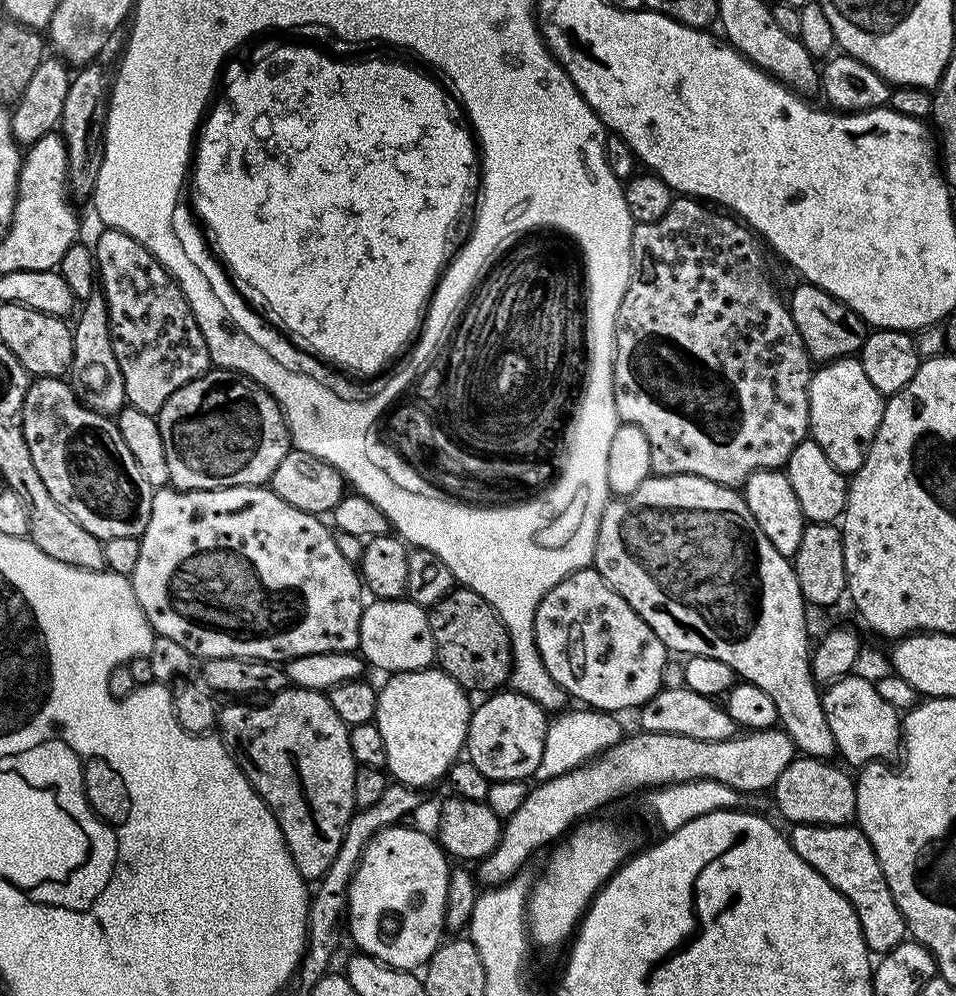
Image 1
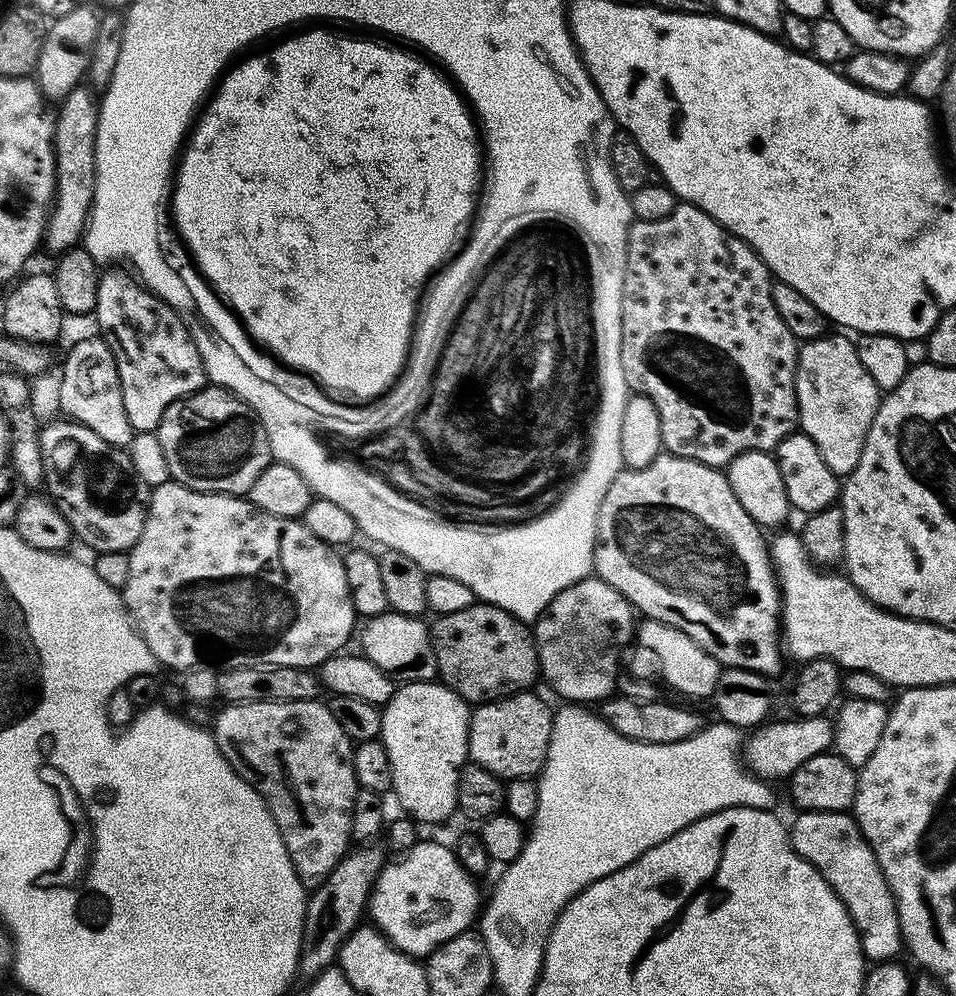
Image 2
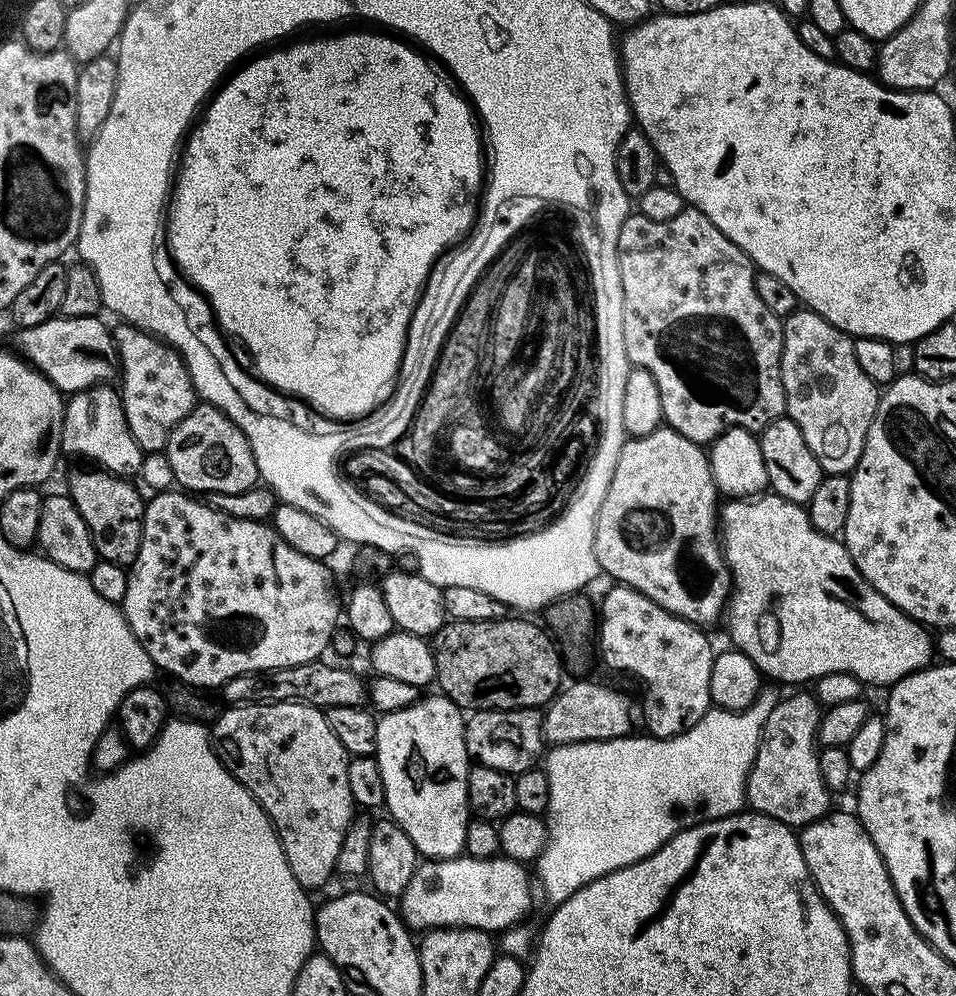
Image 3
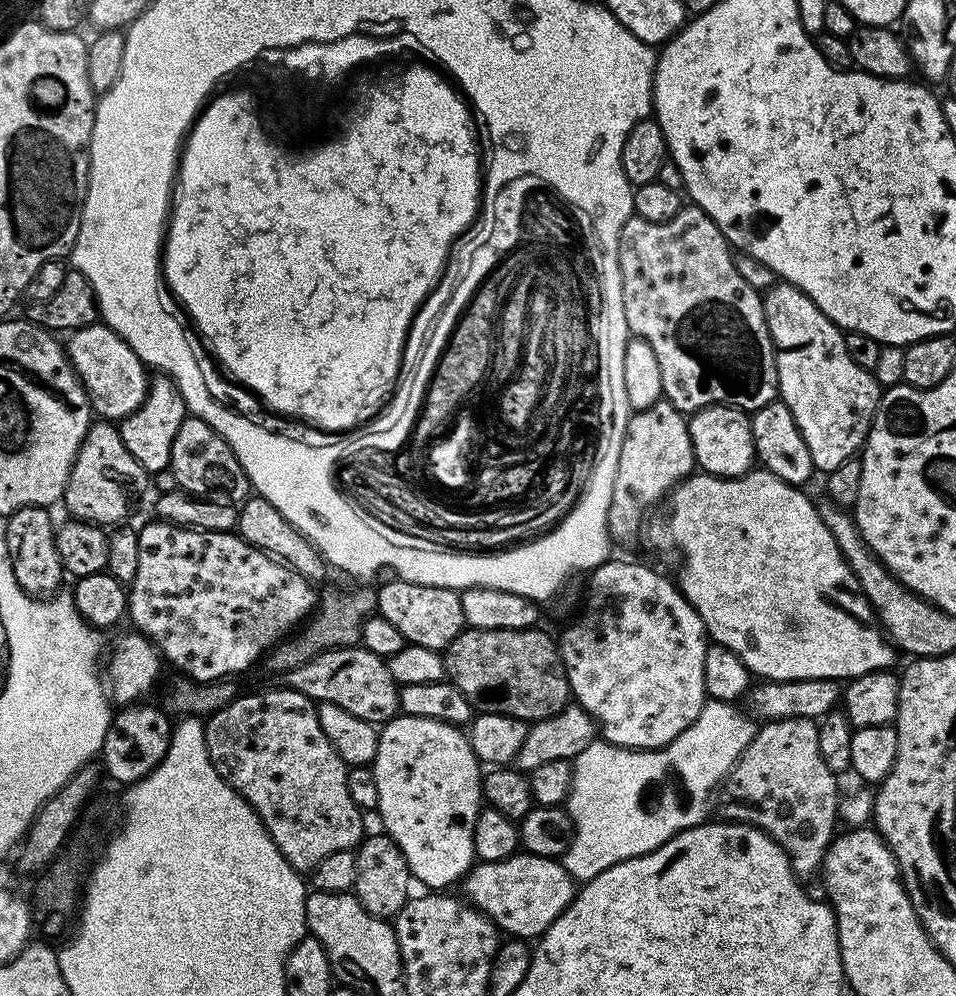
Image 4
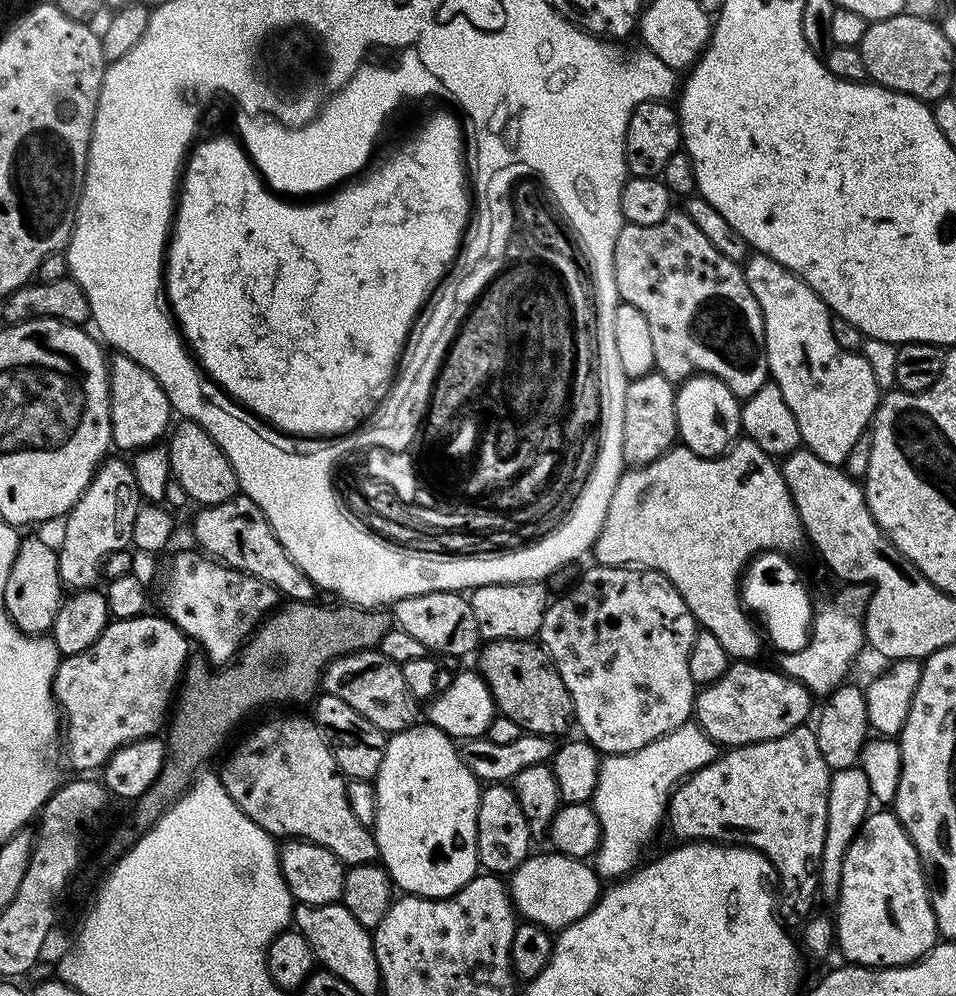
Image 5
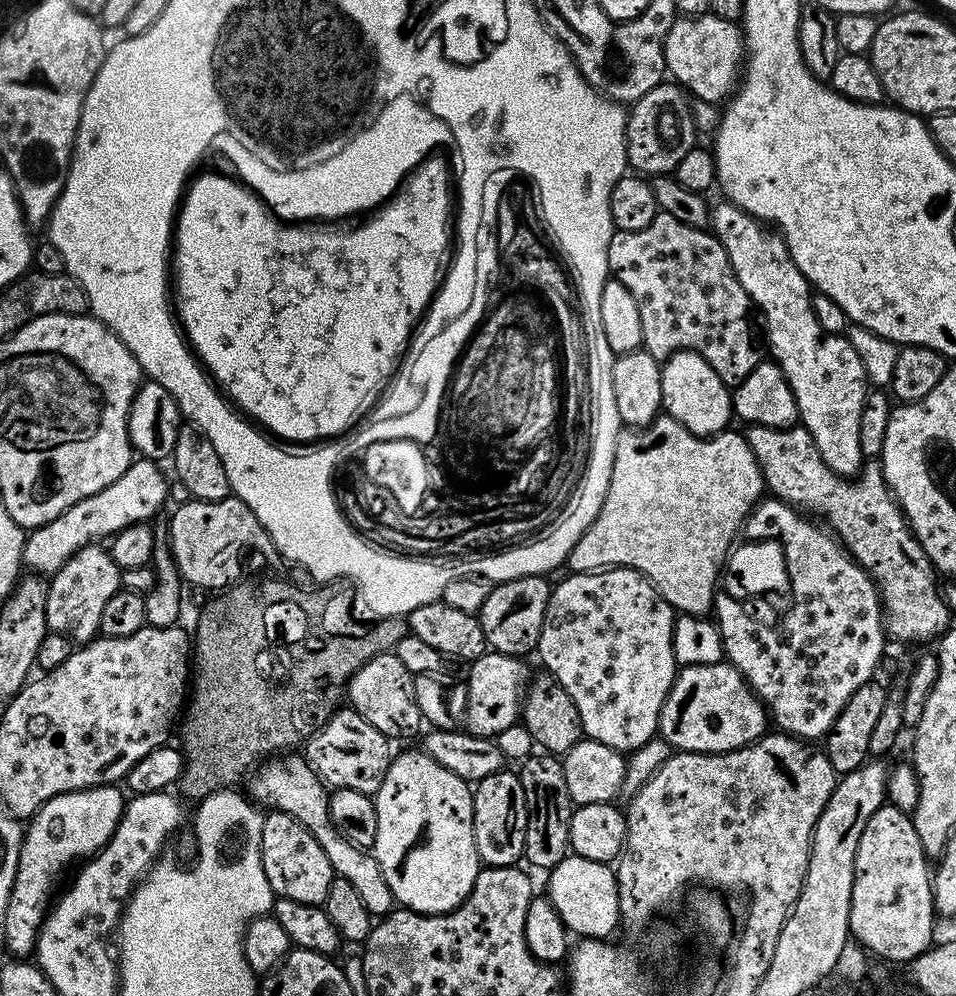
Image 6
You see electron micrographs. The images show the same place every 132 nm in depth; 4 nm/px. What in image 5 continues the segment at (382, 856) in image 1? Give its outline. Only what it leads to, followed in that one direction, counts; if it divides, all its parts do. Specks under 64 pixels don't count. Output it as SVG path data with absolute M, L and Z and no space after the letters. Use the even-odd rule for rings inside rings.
M555 850L549 856L529 855L510 873L512 905L527 923L559 930L578 922L595 906L602 891L601 877L591 863L575 860Z

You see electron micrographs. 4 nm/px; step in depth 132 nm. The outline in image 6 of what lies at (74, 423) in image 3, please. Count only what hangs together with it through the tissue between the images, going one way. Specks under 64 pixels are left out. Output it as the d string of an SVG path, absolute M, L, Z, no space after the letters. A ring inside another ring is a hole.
M99 543L88 544L78 550L60 569L51 573L48 580L46 598L46 622L48 631L83 646L89 640L97 639L102 622L102 610L106 602L121 591L120 574L122 569L114 562L111 551Z

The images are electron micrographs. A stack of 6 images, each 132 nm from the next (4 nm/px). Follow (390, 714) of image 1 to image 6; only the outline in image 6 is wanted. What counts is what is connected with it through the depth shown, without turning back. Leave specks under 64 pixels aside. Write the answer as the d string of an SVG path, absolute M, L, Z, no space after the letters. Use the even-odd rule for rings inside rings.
M423 750L417 752L404 752L393 755L392 764L386 770L386 778L382 778L382 786L376 792L374 797L376 801L376 813L378 814L378 834L374 845L374 855L382 874L386 878L386 886L390 886L393 901L397 905L409 908L415 912L425 912L427 916L433 916L439 912L453 912L461 902L470 894L474 886L476 876L480 873L482 861L479 854L476 853L474 846L474 826L472 825L472 793L469 781L463 780L458 774L446 770L434 758L430 758L428 753Z

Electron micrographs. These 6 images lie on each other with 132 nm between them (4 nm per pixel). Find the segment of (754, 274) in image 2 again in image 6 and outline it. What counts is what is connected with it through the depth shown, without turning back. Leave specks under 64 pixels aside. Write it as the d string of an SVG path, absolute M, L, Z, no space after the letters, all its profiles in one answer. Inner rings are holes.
M657 211L654 222L650 222L646 230L613 231L608 251L608 271L611 279L622 282L622 286L630 290L634 302L638 302L644 339L642 348L656 360L663 362L676 352L696 352L714 366L724 384L735 386L765 359L766 344L757 324L752 296L742 290L742 282L738 282L734 266L730 266L730 258L722 242L711 231L678 222L678 218Z

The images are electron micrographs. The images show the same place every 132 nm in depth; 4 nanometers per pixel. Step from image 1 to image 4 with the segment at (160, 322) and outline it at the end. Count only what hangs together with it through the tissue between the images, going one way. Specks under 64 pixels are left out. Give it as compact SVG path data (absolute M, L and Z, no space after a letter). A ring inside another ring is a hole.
M153 375L149 379L148 393L142 406L125 420L119 421L122 442L126 442L126 450L130 450L134 458L138 458L140 465L149 474L162 470L172 463L174 438L178 434L178 426L182 426L188 415L188 408L176 383L166 375Z

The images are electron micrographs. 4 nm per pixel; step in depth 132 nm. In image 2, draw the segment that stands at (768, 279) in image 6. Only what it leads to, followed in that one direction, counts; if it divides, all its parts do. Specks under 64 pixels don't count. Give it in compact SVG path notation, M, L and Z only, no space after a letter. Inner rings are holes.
M825 334L816 340L805 340L800 344L798 366L796 367L796 397L800 411L799 431L804 432L818 446L818 454L822 454L826 466L834 470L834 474L847 478L858 466L858 458L862 458L862 446L866 446L866 434L870 434L870 426L874 422L874 414L878 414L882 389L866 374L862 362L858 358L858 350L851 339L844 336Z

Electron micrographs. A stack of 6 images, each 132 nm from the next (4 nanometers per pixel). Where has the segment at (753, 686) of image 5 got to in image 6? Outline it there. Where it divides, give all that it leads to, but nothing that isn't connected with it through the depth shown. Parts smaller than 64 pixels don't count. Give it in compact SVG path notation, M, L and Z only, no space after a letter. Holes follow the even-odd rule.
M690 664L677 671L676 680L662 706L658 736L671 749L682 752L733 752L747 744L755 744L769 728L767 708L733 664Z

